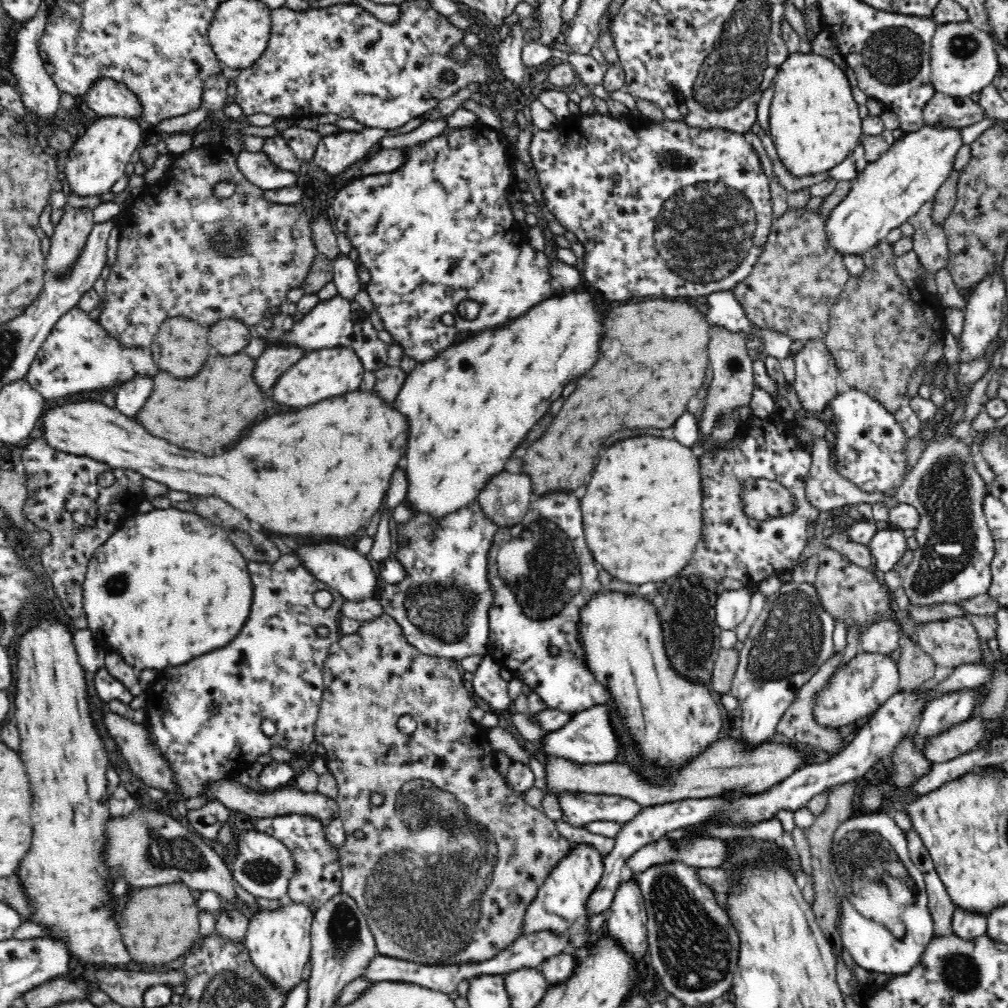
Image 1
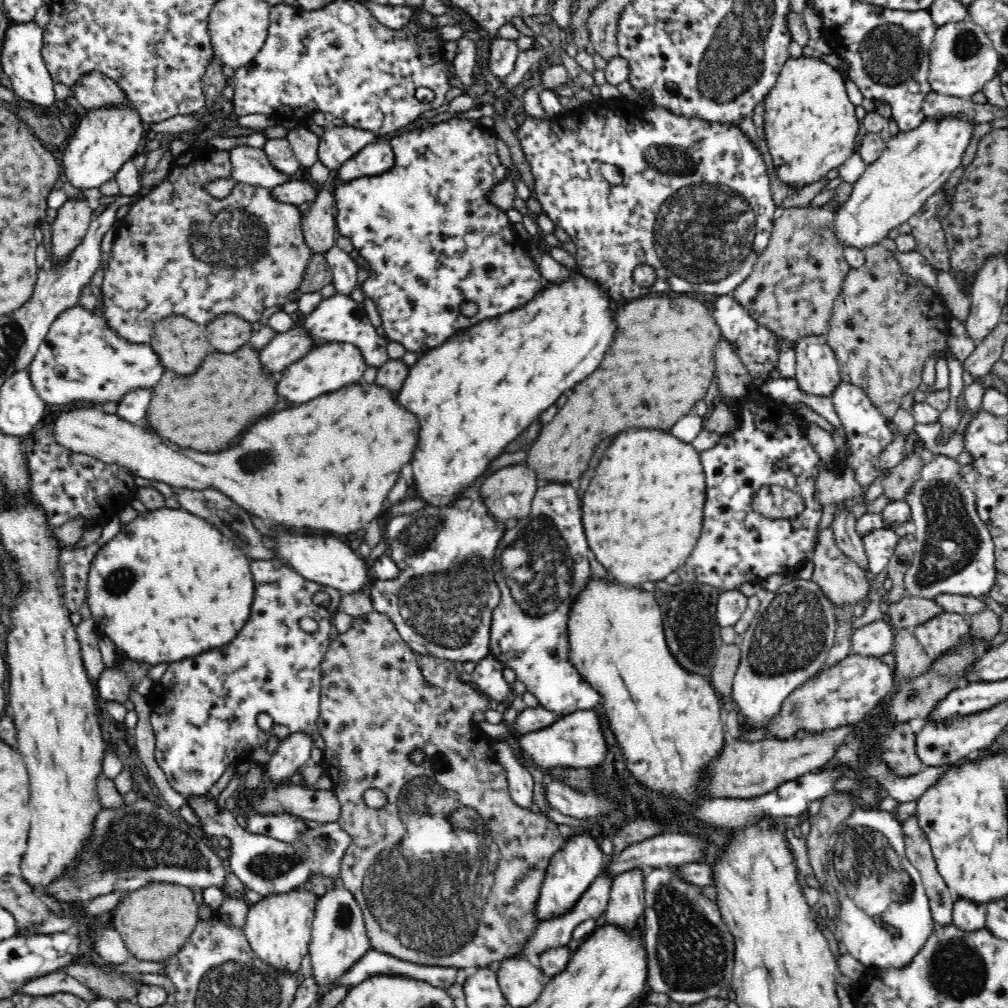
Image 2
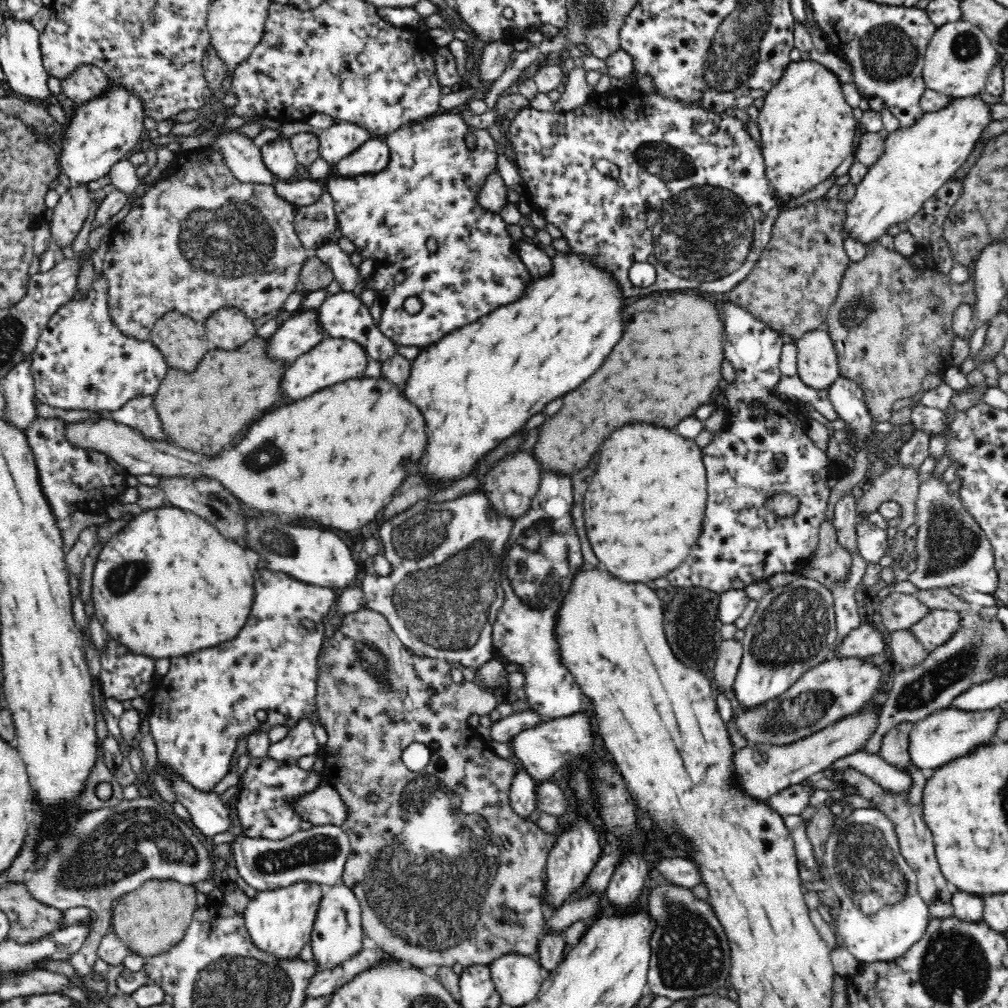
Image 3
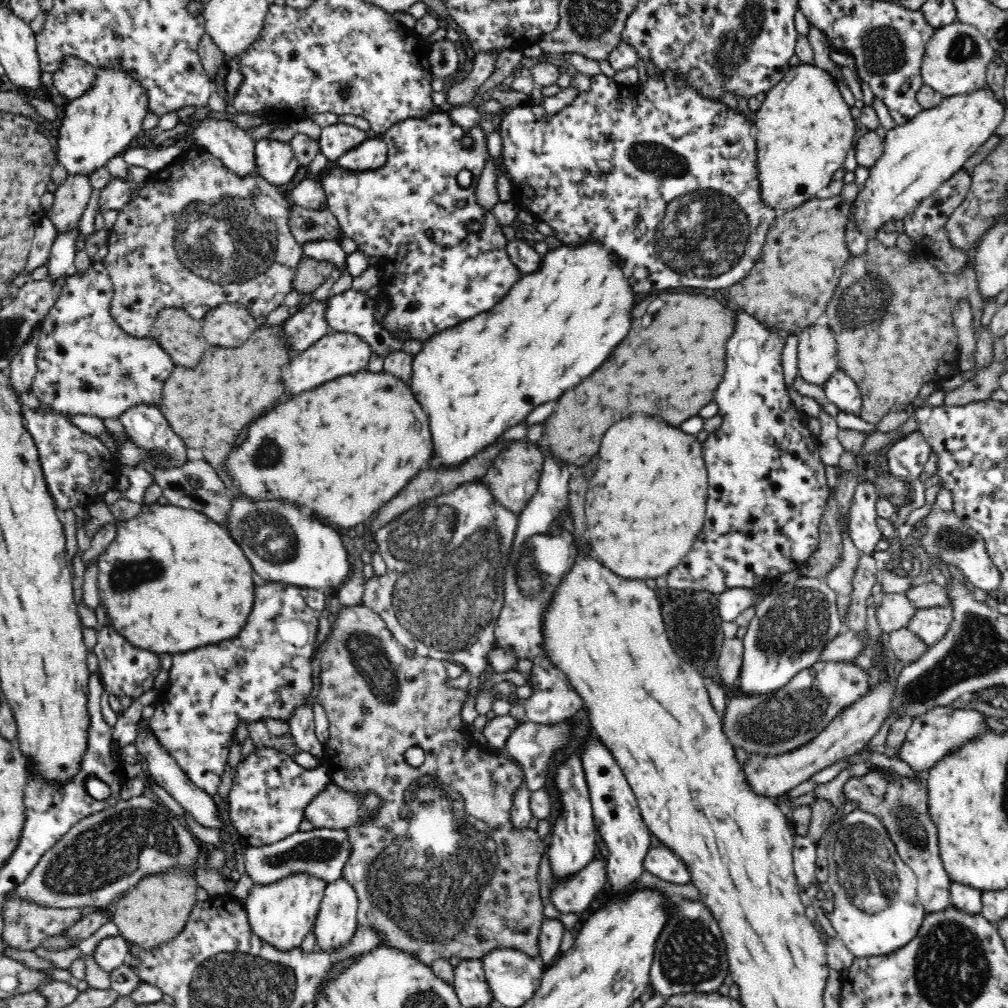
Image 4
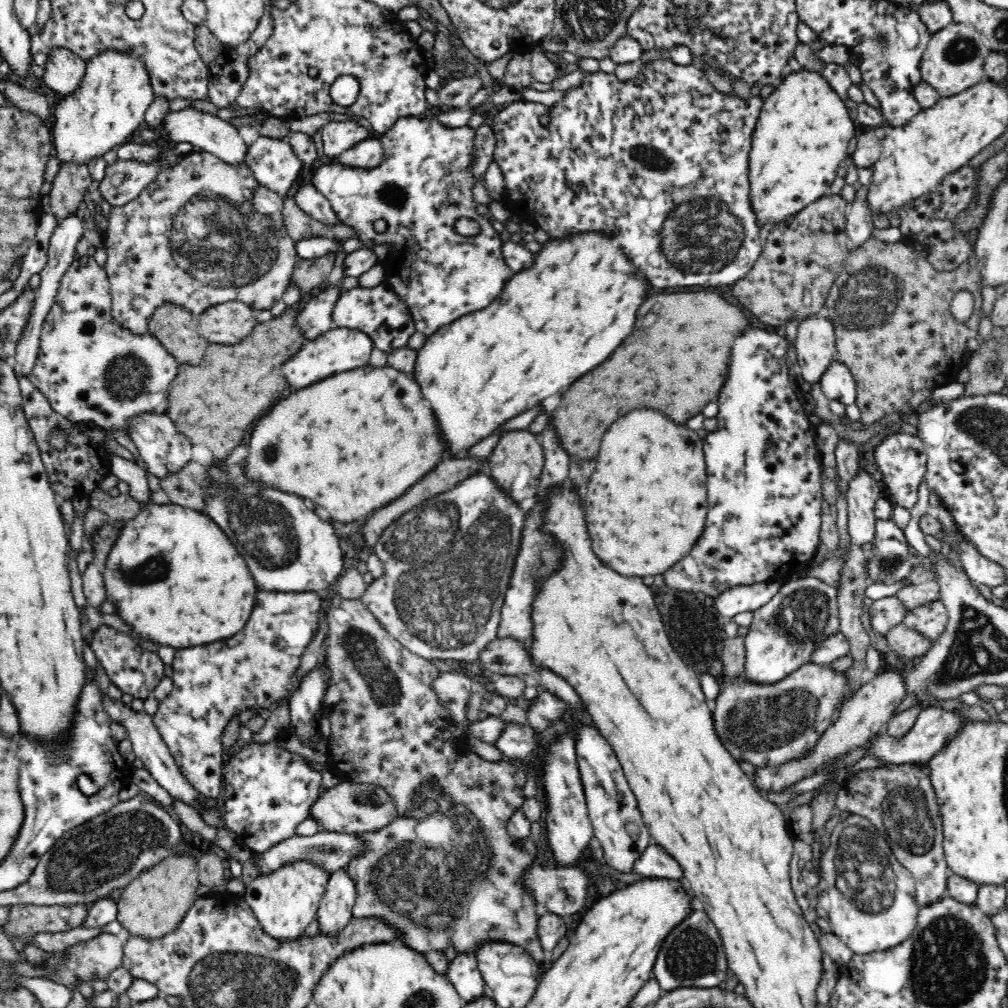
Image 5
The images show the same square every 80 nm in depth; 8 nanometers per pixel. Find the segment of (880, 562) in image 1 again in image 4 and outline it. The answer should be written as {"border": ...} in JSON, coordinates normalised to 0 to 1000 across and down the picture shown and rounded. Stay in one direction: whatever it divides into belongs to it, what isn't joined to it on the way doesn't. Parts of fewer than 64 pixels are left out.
{"border":[[[856,476],[847,484],[847,494],[841,504],[841,527],[846,539],[865,553],[867,544],[875,536],[871,525],[868,500],[873,494],[869,481],[862,476]]]}

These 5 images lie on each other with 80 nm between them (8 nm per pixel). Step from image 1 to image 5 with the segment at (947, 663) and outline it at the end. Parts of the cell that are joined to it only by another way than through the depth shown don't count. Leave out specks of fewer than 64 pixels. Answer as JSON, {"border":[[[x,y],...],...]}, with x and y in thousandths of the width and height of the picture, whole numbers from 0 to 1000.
{"border":[[[925,595],[921,599],[900,604],[895,617],[904,624],[924,634],[930,634],[937,627],[940,617],[940,610],[937,598],[933,595]]]}

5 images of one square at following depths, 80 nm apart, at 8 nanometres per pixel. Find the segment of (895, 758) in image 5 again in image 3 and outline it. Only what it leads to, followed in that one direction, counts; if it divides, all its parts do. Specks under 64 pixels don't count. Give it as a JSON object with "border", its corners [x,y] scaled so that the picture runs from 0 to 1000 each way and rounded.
{"border":[[[945,701],[934,703],[910,715],[902,729],[901,749],[905,758],[914,764],[916,762],[933,762],[940,754],[946,754],[966,744],[968,740],[982,737],[987,730],[994,704],[956,705]]]}

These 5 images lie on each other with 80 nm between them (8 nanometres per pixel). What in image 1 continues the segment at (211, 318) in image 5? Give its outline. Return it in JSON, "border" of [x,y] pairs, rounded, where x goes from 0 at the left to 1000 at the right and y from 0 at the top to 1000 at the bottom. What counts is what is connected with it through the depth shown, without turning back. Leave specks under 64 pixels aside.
{"border":[[[221,316],[205,326],[206,340],[222,353],[236,351],[251,333],[248,324],[235,316]]]}

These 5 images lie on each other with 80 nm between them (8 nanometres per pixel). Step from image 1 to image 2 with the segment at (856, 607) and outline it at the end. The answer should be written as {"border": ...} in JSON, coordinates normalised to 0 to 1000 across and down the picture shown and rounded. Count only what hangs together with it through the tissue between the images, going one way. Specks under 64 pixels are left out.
{"border":[[[824,522],[813,526],[809,545],[803,554],[807,558],[805,575],[813,579],[813,582],[818,587],[820,593],[822,593],[828,601],[833,601],[833,599],[837,599],[837,597],[848,600],[861,591],[865,580],[864,574],[862,574],[864,571],[857,569],[857,566],[853,564],[853,561],[848,559],[847,556],[839,552],[835,546],[831,544]]]}

